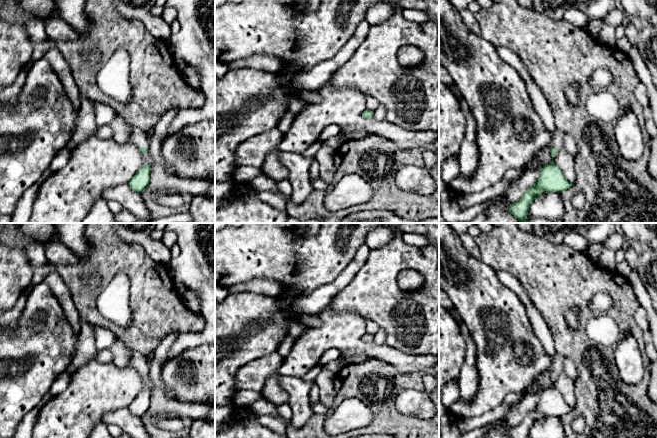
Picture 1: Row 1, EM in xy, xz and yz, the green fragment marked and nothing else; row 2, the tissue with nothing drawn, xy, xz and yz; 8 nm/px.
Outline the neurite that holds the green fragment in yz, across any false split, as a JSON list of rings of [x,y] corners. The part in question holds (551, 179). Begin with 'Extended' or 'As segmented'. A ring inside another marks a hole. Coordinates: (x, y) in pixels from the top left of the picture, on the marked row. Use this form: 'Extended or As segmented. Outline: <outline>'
Extended. Outline: [[[556,129],[552,134],[552,161],[543,166],[538,179],[531,185],[523,194],[522,198],[510,204],[509,212],[519,221],[519,223],[528,223],[530,220],[527,217],[529,208],[533,201],[543,193],[556,192],[561,193],[573,186],[555,165],[554,158],[558,150],[564,147],[565,133]]]

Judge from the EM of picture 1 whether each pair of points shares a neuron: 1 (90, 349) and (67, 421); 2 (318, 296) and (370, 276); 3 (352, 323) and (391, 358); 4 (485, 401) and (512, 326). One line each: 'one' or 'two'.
1: two
2: two
3: one
4: one

